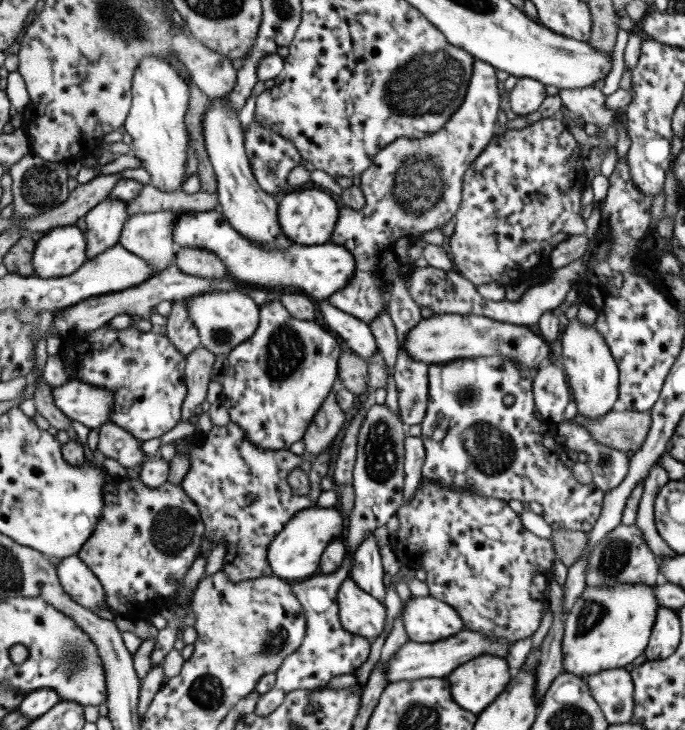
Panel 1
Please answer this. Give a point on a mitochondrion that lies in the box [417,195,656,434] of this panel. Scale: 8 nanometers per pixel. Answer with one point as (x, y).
(464, 393)

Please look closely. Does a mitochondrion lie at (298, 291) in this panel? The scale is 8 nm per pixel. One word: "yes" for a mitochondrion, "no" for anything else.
no

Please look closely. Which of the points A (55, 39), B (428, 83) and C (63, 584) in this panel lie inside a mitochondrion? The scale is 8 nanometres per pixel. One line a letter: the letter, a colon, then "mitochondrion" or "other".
A: other
B: mitochondrion
C: other

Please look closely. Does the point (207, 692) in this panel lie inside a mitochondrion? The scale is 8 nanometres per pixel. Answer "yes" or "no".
yes

